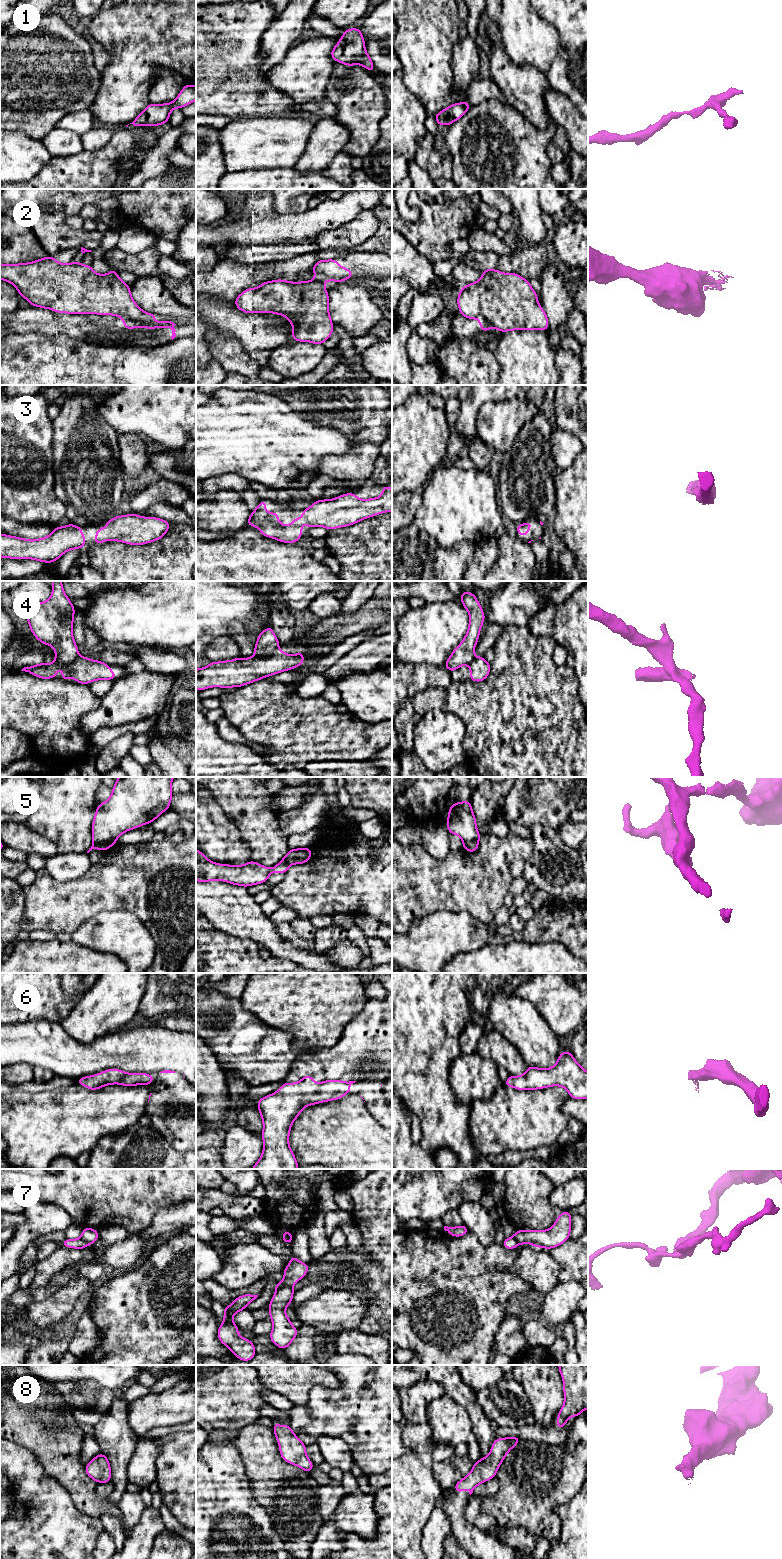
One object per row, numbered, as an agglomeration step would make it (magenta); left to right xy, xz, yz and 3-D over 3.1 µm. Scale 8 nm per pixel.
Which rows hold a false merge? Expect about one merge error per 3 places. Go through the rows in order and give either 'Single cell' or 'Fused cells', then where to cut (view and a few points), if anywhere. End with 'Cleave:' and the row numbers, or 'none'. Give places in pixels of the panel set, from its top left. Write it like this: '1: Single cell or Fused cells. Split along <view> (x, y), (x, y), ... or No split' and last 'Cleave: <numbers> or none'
1: Single cell. No split
2: Fused cells. Split along xy (119, 315), (125, 315), (134, 320), (152, 321)
3: Single cell. No split
4: Fused cells. Split along xy (80, 656), (68, 663), (56, 660)
5: Fused cells. Split along xy (115, 840), (93, 843)
6: Single cell. No split
7: Fused cells. Split along xz (291, 1286), (283, 1286), (276, 1292)
8: Single cell. No split
Cleave: 2, 4, 5, 7

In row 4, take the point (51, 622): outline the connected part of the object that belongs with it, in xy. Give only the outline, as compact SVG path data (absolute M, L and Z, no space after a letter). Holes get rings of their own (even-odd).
M52 581L52 595L44 602L28 605L27 620L31 632L40 643L52 646L57 661L69 664L80 657L73 637L73 620L75 608L66 596L61 581Z

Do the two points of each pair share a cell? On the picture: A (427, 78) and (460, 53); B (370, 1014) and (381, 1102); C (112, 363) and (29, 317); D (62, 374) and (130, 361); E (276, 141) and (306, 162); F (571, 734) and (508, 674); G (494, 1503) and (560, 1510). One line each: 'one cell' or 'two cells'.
A: two cells
B: one cell
C: two cells
D: one cell
E: two cells
F: one cell
G: two cells

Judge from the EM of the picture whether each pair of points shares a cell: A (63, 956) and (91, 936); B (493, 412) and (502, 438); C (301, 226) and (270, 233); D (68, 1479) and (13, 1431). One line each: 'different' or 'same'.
A: different
B: same
C: same
D: same

